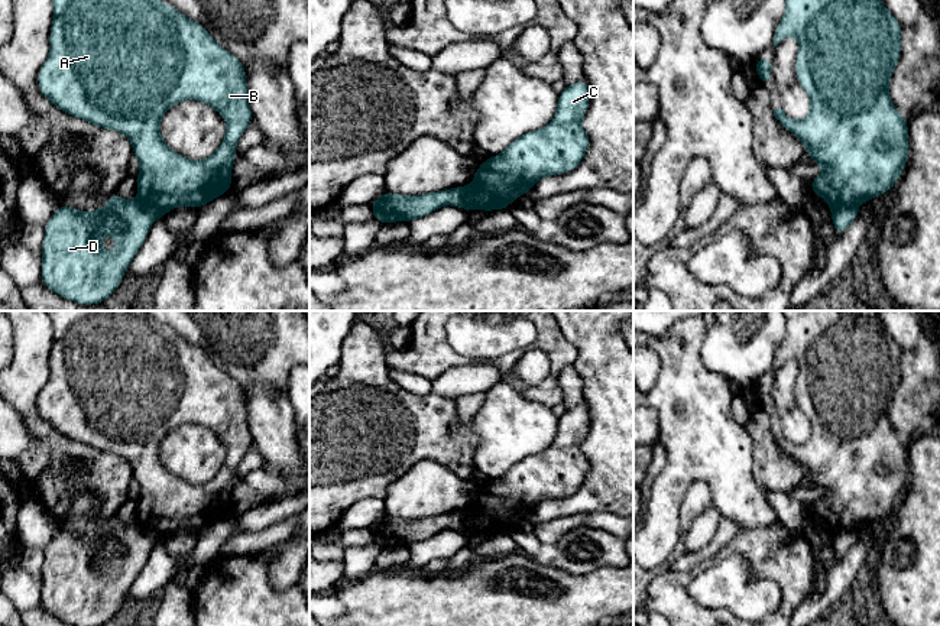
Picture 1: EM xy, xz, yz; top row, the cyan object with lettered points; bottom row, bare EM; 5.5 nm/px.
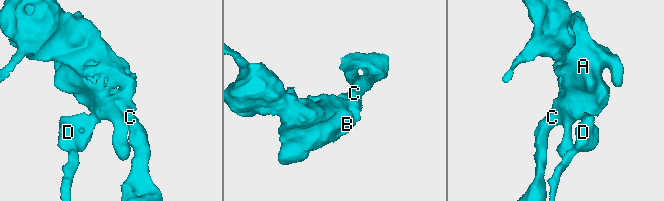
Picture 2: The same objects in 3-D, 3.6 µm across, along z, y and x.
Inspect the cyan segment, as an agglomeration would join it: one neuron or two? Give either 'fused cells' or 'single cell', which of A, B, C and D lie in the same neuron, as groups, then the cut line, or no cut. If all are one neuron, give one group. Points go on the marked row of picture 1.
fused cells; A B C / D; cut in xy along (136, 200), (158, 208), (164, 214)

